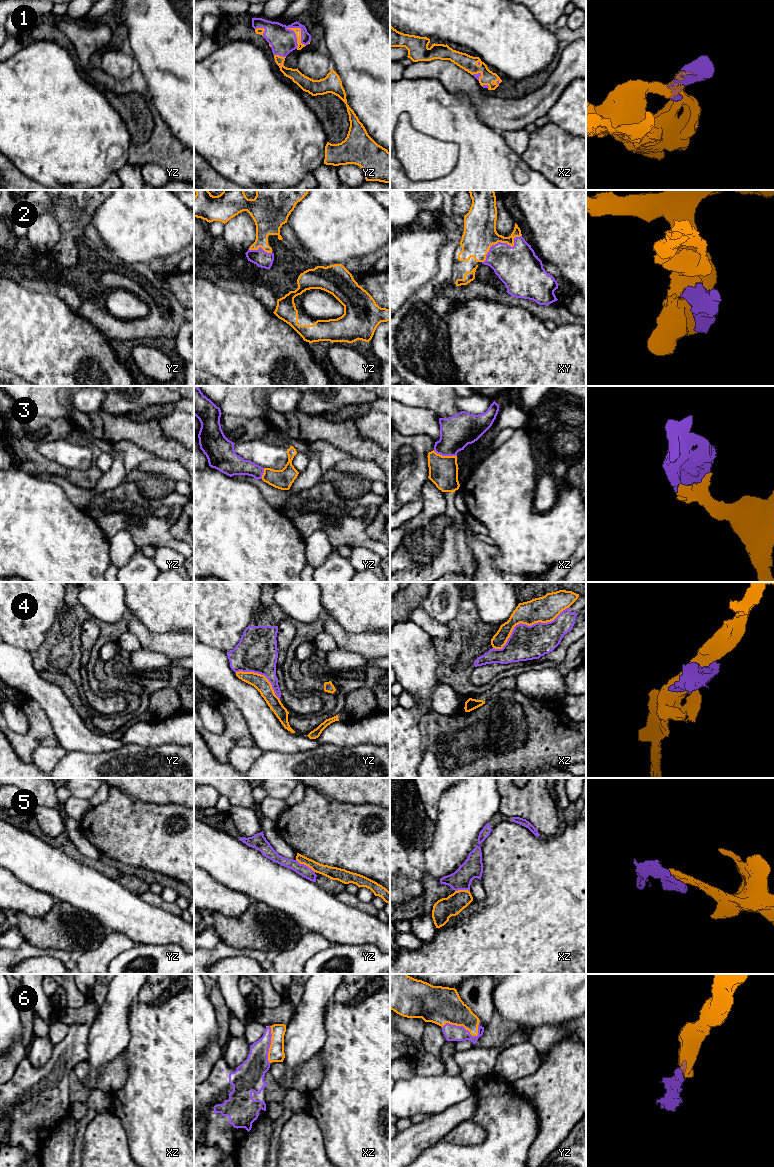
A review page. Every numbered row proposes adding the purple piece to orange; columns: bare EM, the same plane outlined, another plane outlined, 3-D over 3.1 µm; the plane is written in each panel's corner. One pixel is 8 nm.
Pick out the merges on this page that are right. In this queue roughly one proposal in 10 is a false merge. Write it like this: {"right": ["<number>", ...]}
{"right": ["1", "2", "3", "6"]}

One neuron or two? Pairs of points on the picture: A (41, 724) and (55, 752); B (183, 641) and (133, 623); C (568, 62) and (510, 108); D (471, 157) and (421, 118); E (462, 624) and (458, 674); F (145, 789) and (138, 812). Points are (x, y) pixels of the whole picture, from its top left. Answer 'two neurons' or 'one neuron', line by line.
A: two neurons
B: one neuron
C: one neuron
D: one neuron
E: one neuron
F: two neurons

